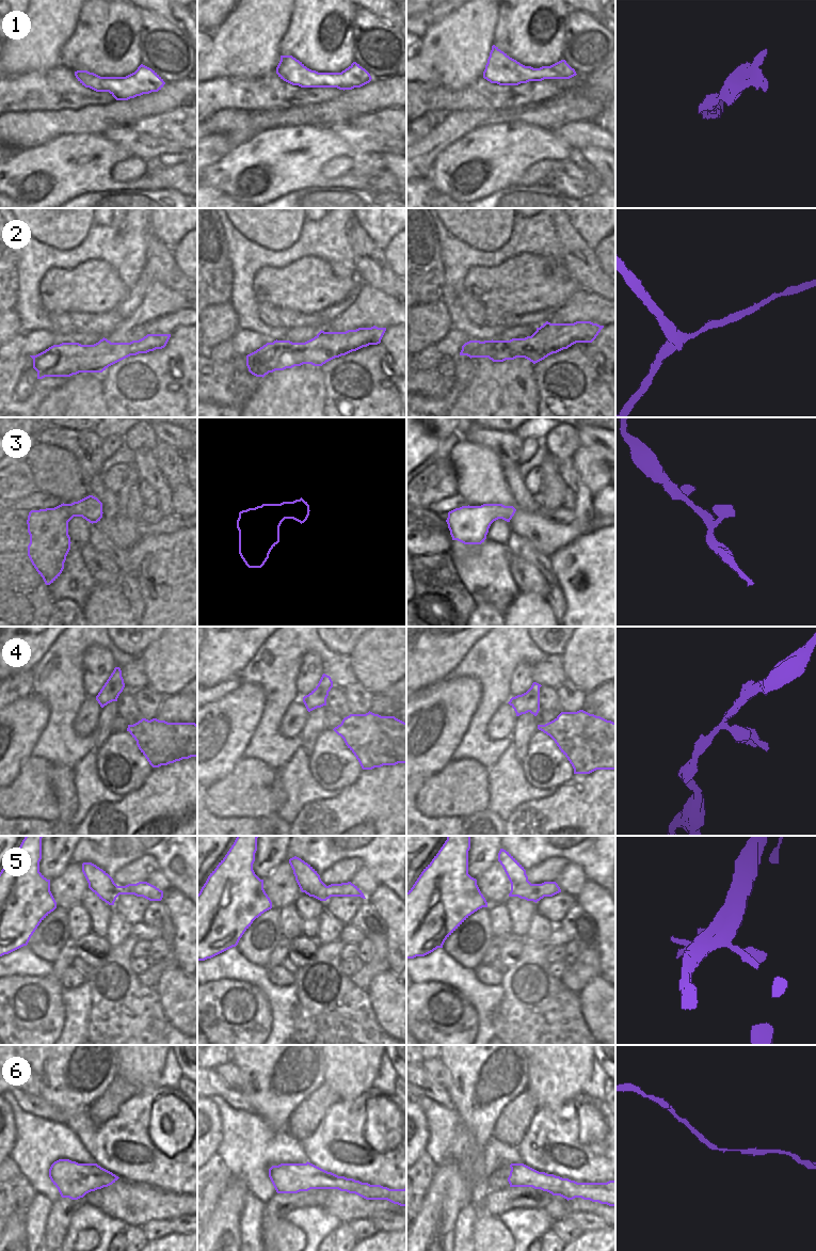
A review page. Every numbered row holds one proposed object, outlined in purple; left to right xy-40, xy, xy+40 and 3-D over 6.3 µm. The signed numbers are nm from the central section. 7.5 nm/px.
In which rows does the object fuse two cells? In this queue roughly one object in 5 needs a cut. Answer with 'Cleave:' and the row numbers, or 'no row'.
Cleave: no row

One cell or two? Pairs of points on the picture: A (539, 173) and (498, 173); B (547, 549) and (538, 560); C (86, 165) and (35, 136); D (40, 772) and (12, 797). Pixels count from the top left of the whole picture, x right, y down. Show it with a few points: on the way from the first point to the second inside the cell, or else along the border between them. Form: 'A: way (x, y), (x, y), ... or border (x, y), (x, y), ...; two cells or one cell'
A: border (545, 159), (540, 159), (532, 163), (516, 185); two cells
B: border (524, 538), (547, 557); two cells
C: border (70, 133), (62, 133), (37, 146), (22, 148); two cells
D: way (33, 778), (18, 793); one cell

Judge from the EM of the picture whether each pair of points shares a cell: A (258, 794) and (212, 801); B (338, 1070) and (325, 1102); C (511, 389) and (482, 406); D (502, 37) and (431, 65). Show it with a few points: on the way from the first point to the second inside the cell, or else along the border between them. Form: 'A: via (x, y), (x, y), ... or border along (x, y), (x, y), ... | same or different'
A: via (246, 794), (237, 794), (224, 798) | same
B: border along (323, 1082), (339, 1098) | different
C: via (504, 396), (493, 406), (490, 406) | same
D: border along (498, 16), (495, 22), (493, 44) | different

